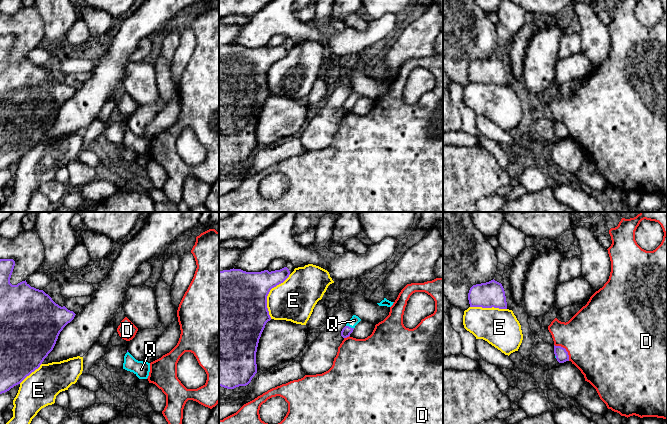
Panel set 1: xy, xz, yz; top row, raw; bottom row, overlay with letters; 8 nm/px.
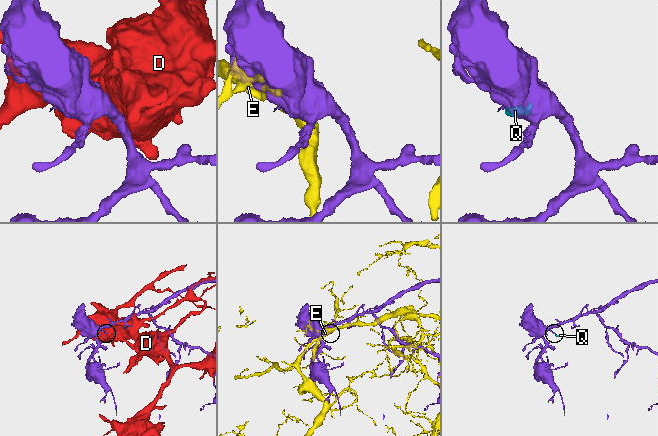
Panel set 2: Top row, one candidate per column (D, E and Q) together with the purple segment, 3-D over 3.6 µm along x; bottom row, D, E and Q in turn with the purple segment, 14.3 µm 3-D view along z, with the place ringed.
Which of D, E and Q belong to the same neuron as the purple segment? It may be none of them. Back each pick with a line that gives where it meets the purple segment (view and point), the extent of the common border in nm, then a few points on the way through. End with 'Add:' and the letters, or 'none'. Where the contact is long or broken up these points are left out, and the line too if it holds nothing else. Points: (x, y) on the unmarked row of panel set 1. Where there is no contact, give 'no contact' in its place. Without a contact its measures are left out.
Q: contact xz (350, 103); length 70 nm; way xz (346, 107), (350, 103), (354, 96)
Add: Q

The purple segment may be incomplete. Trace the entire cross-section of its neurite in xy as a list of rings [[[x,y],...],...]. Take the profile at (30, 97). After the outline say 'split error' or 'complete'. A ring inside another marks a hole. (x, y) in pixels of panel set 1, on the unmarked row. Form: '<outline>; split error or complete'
[[[0,35],[0,170],[20,160],[40,143],[53,126],[60,108],[76,91],[65,82],[56,80],[43,66],[31,63],[26,56],[12,61],[10,54],[14,42],[13,35]]]; complete

